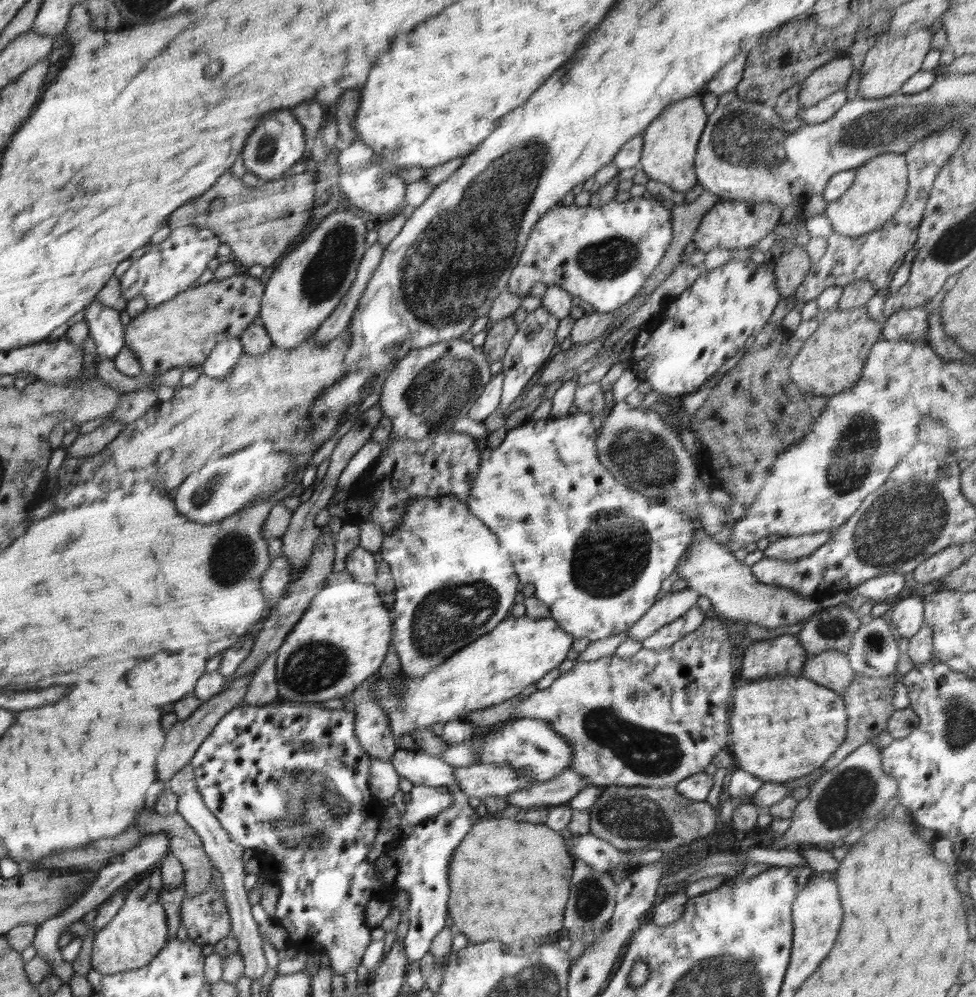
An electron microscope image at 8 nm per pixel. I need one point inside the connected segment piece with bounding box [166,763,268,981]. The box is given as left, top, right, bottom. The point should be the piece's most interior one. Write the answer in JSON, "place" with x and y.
{"place":[226,855]}

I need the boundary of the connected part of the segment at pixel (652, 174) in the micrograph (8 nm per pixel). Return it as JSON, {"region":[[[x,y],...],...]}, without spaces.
{"region":[[[700,96],[678,100],[662,111],[662,115],[642,132],[642,158],[638,168],[644,170],[650,179],[661,182],[674,191],[686,193],[699,183],[694,160],[708,115]]]}

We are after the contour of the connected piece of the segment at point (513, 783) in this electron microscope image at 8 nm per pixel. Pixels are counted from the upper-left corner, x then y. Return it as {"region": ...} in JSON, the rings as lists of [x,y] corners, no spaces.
{"region":[[[496,764],[456,767],[454,780],[467,795],[480,799],[487,796],[506,798],[510,793],[534,783],[528,780],[528,776],[520,776],[514,769]]]}

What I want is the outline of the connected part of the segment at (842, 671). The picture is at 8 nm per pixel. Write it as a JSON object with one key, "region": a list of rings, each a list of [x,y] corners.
{"region":[[[828,650],[808,656],[802,666],[802,674],[842,695],[852,684],[855,670],[845,653]]]}

